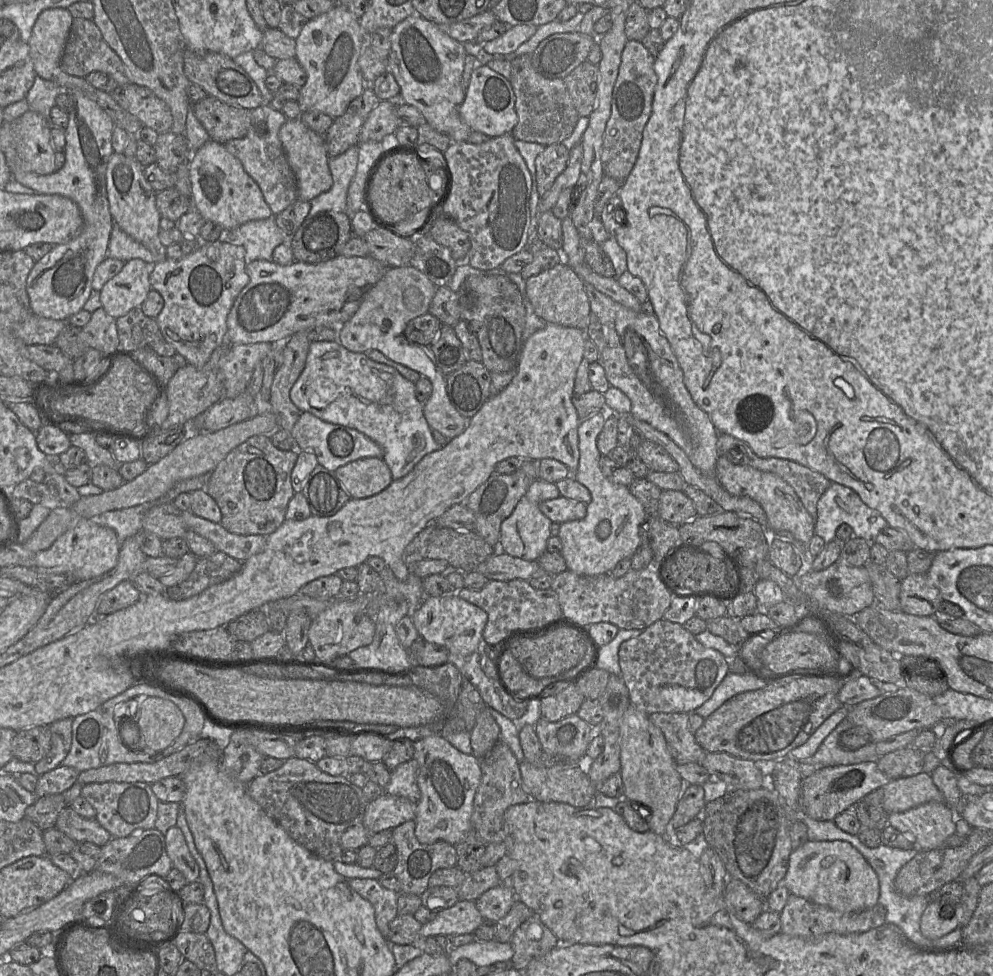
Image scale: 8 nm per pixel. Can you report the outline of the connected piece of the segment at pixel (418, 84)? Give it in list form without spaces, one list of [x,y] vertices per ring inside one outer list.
[[[412,14],[398,23],[391,34],[388,69],[400,86],[400,100],[416,107],[435,130],[448,135],[453,142],[467,142],[472,129],[460,116],[460,106],[465,98],[463,71],[468,50],[465,45],[442,31],[438,25],[418,14]]]

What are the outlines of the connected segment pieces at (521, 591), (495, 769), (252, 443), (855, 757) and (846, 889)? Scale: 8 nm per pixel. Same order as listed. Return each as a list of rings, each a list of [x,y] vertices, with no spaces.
[[[490,580],[480,590],[470,590],[466,587],[457,592],[458,596],[472,603],[487,613],[487,623],[483,630],[484,644],[494,645],[507,641],[515,633],[538,629],[562,616],[558,596],[551,588],[538,590],[527,580]]]
[[[499,740],[490,753],[481,759],[481,782],[473,801],[472,826],[485,844],[505,840],[504,814],[511,806],[528,803],[533,798],[524,790],[519,762],[511,749]]]
[[[256,435],[231,450],[212,471],[205,491],[218,504],[222,519],[220,525],[238,535],[268,536],[286,520],[289,501],[294,495],[291,472],[299,451],[276,448],[270,435]]]
[[[847,716],[824,739],[816,753],[811,757],[811,763],[817,770],[825,767],[859,764],[866,761],[878,761],[876,746],[870,742],[856,750],[849,750],[840,745],[841,734],[854,727]]]
[[[808,840],[793,849],[781,885],[785,885],[793,895],[840,912],[864,911],[874,907],[879,899],[876,872],[855,847],[842,840]]]

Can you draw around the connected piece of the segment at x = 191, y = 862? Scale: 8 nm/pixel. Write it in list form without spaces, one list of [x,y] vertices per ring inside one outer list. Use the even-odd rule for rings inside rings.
[[[174,826],[168,829],[164,837],[172,866],[184,875],[188,883],[198,881],[199,866],[189,851],[182,831]]]

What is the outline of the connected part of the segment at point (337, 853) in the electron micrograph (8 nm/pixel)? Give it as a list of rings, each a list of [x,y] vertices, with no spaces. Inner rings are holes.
[[[292,757],[277,770],[257,775],[247,785],[247,793],[295,842],[324,860],[338,861],[344,851],[359,850],[367,845],[372,835],[363,824],[370,803],[363,790],[352,784],[346,776],[327,774],[307,759]]]

